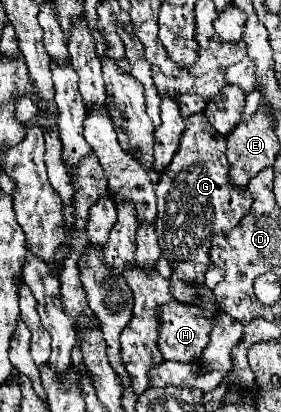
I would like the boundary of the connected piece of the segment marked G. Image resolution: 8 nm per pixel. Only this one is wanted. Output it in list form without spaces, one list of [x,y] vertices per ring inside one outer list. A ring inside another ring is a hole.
[[[194,114],[184,118],[186,130],[182,132],[178,150],[166,168],[166,172],[156,182],[158,198],[158,222],[156,234],[162,256],[172,266],[170,294],[182,304],[202,306],[206,314],[218,314],[218,302],[214,302],[212,290],[204,284],[204,274],[210,262],[210,242],[214,234],[232,230],[250,212],[252,194],[248,190],[238,190],[228,184],[230,164],[226,160],[224,148],[226,138],[212,130],[206,116]]]

